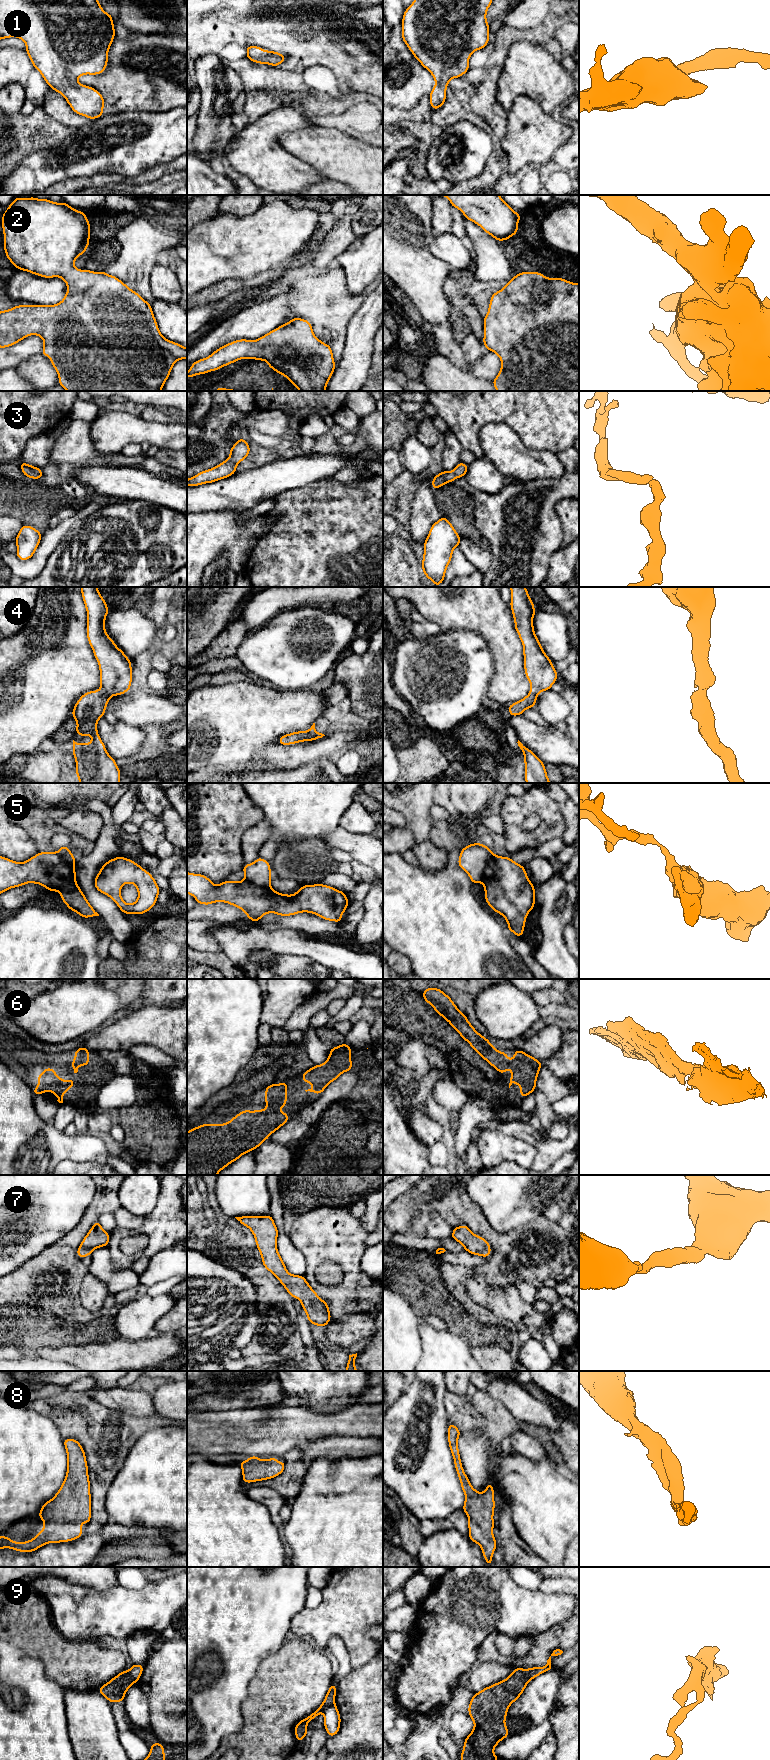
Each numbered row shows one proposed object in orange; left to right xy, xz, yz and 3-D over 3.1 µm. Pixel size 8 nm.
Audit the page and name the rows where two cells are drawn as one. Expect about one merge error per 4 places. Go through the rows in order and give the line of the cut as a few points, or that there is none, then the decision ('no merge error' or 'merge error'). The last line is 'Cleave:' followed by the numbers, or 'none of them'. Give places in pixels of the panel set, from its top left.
1: no cut | no merge error
2: no cut | no merge error
3: no cut | no merge error
4: no cut | no merge error
5: yz (492, 853), (484, 869), (481, 882) | merge error
6: no cut | no merge error
7: no cut | no merge error
8: no cut | no merge error
9: xz (334, 1704), (322, 1711) | merge error
Cleave: 5, 9

